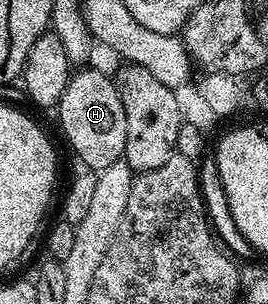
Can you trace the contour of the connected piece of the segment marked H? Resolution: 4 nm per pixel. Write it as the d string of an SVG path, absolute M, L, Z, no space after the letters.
M89 66L81 67L73 71L68 78L68 85L62 94L58 105L60 112L60 128L68 139L70 147L76 151L78 159L84 163L83 167L88 170L99 170L110 166L114 161L121 159L126 146L126 110L122 110L122 98L120 91L116 89L113 77Z

